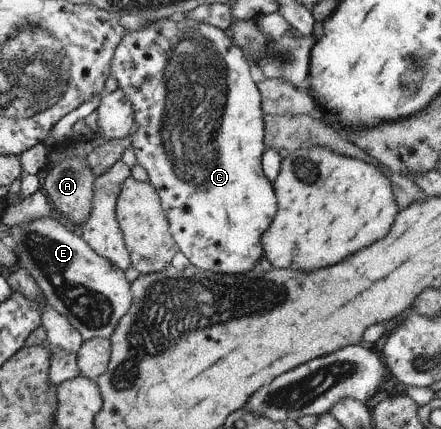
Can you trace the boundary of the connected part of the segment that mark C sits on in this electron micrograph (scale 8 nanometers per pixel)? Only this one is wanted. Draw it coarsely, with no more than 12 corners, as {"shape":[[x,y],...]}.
{"shape":[[127,31],[130,149],[188,261],[240,275],[277,212],[225,31]]}

